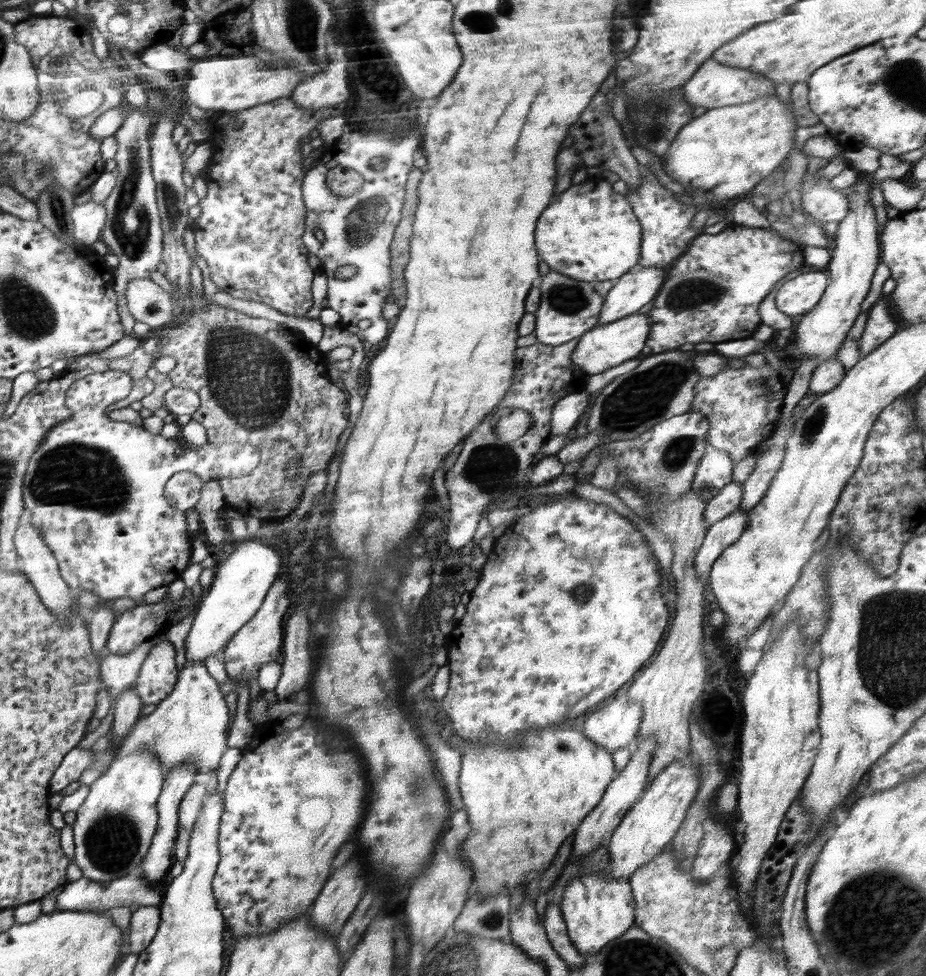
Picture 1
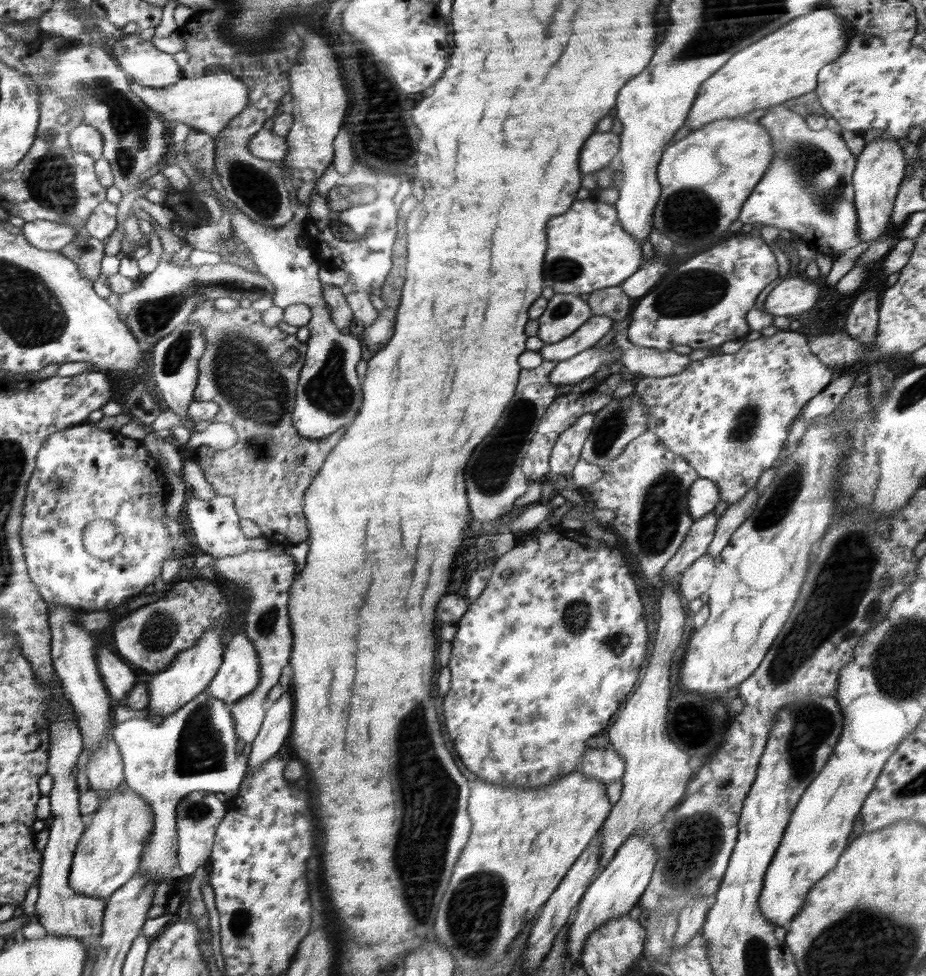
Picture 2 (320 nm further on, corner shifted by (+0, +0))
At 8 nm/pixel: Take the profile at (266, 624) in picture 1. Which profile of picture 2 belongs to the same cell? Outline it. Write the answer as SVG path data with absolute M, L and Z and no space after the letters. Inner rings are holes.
M241 630L235 631L223 654L223 664L207 691L212 698L234 704L250 694L262 677L259 653L252 640Z

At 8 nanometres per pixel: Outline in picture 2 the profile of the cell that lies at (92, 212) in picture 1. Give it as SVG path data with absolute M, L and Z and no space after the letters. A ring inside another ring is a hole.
M49 220L25 222L21 228L24 238L40 250L59 251L75 237L75 228L71 224L56 224Z

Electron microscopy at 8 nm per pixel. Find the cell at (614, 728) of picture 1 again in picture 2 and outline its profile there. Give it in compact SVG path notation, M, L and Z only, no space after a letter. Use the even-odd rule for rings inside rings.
M609 742L604 749L588 749L583 757L583 764L578 769L582 774L587 774L588 778L601 780L607 785L615 780L621 780L625 762Z

